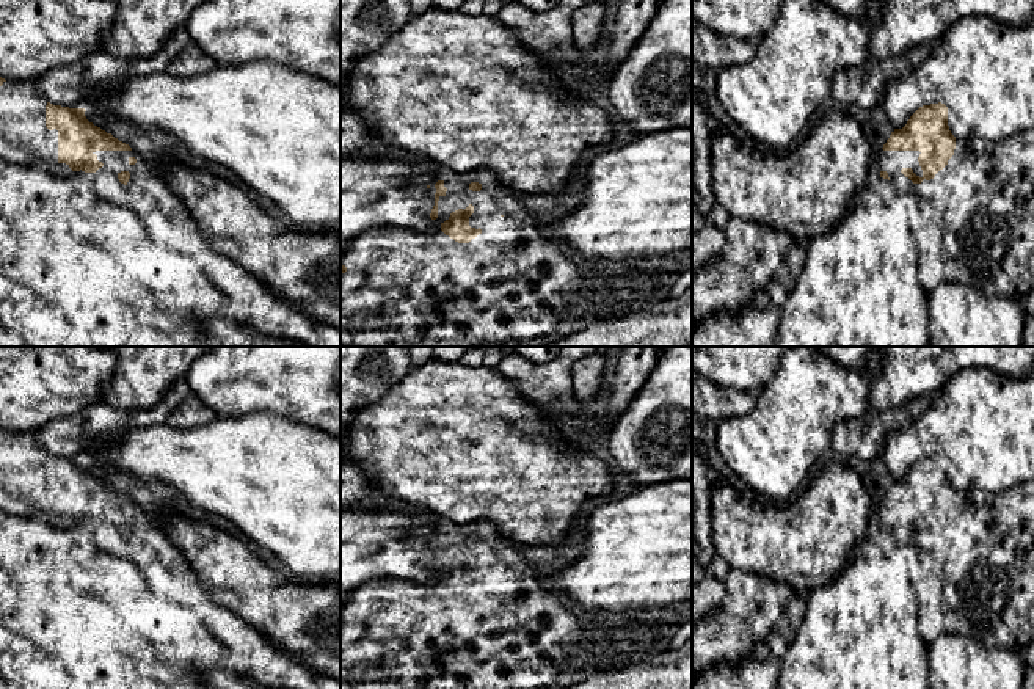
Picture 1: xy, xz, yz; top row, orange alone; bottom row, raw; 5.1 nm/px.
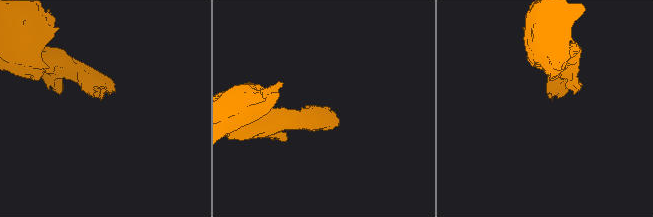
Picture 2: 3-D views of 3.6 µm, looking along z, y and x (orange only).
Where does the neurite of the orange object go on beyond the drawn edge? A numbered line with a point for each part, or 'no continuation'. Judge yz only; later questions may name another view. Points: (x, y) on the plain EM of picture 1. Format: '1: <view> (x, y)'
1: yz (976, 578)

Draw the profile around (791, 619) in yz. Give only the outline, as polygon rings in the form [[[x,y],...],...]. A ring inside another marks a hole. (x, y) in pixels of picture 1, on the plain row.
[[[805,595],[794,596],[781,612],[775,625],[775,631],[785,639],[786,643],[791,643],[797,631],[803,625],[806,614]]]

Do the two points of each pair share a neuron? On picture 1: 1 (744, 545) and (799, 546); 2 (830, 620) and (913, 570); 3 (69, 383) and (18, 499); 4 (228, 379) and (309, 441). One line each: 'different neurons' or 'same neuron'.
1: same neuron
2: same neuron
3: different neurons
4: different neurons

